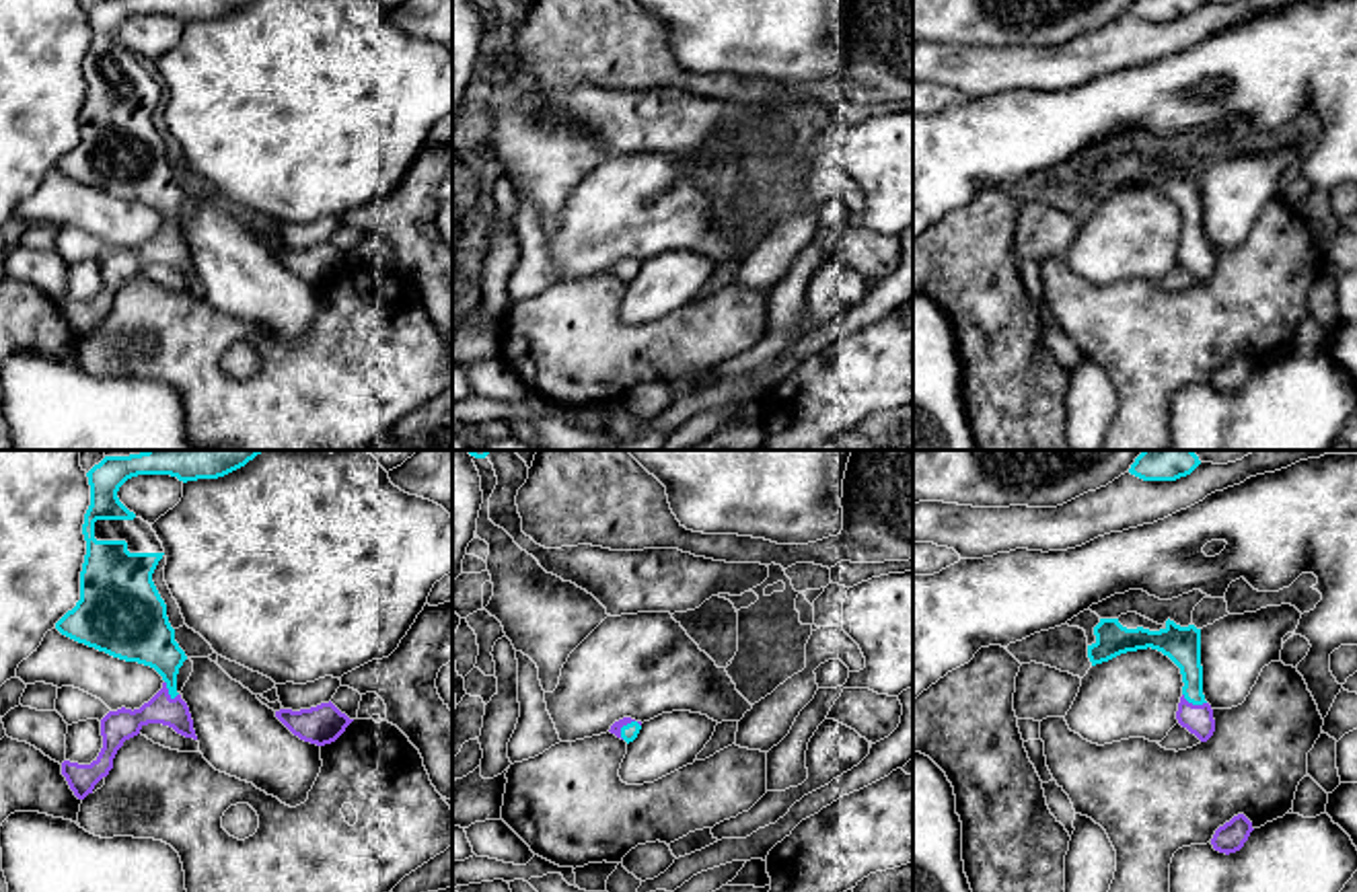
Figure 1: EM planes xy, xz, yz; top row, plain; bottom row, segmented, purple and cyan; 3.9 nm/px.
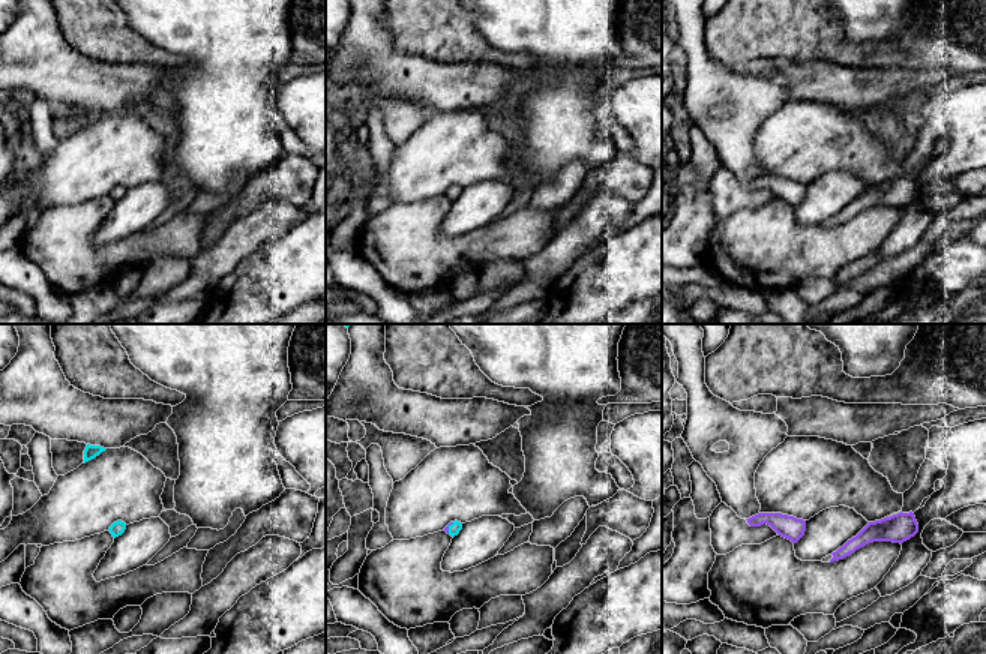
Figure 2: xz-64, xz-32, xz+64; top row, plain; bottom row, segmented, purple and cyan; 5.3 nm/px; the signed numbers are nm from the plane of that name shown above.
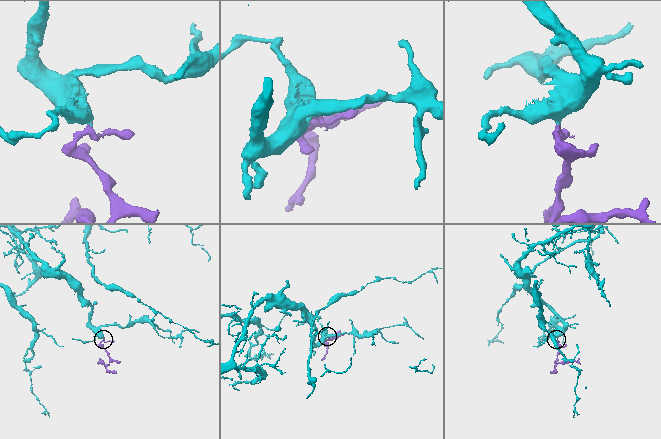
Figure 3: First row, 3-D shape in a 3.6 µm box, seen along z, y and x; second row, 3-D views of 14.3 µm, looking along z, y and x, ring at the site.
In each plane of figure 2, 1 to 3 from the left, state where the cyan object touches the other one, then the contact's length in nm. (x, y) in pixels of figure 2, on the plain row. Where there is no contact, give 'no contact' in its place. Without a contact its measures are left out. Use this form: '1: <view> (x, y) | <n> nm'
1: no contact
2: xz-32 (447, 192) | 70 nm
3: no contact

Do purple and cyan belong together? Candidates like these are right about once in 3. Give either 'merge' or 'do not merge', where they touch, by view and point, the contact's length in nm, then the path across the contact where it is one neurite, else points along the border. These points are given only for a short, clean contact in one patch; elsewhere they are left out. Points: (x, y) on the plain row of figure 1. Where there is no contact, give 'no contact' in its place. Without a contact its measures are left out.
merge; meets purple in yz at (1191, 243); contact 100 nm long; runs through yz (1197, 259), (1191, 243), (1191, 206), (1181, 183)

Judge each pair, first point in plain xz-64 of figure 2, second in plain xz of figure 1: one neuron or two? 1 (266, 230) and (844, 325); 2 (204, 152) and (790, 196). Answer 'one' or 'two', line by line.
1: two
2: one

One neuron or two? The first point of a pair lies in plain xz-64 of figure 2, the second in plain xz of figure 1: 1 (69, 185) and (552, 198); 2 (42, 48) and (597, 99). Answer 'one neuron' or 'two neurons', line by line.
1: two neurons
2: one neuron

